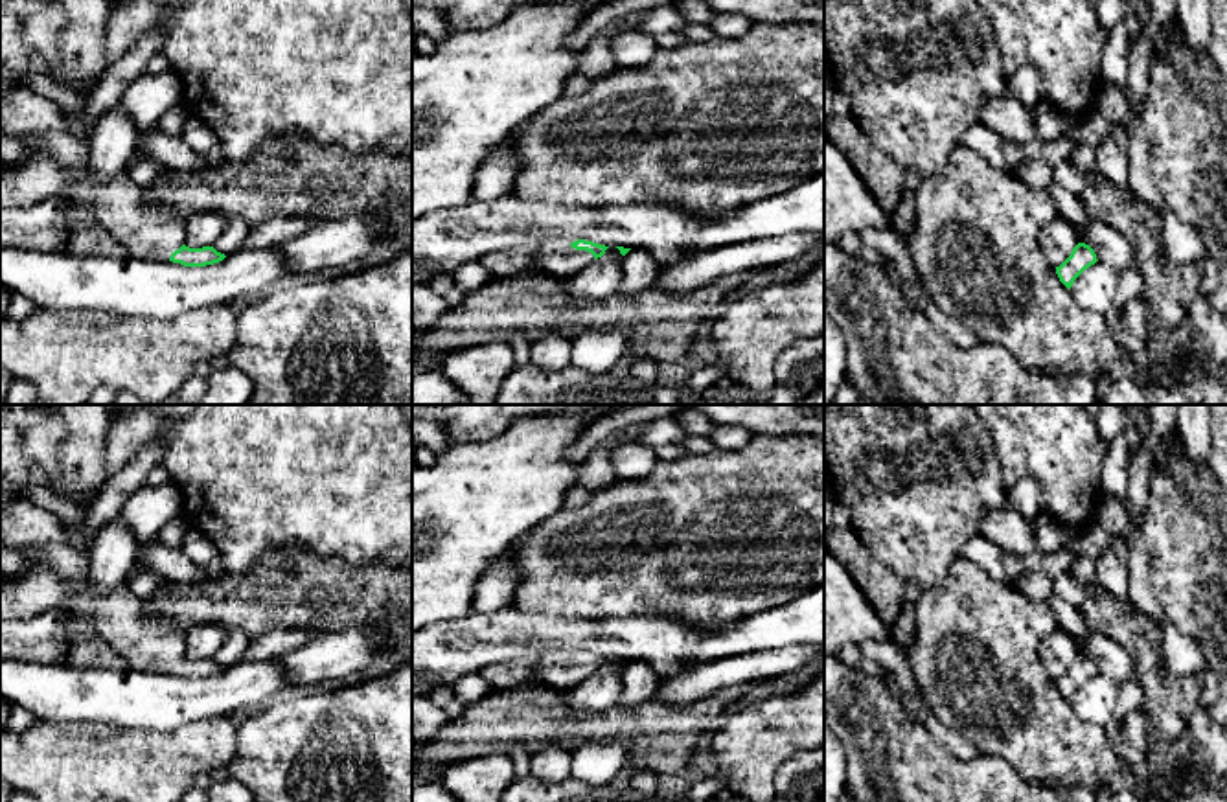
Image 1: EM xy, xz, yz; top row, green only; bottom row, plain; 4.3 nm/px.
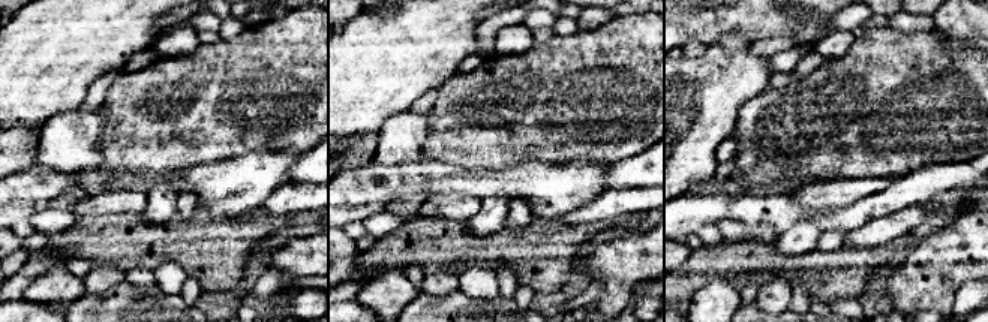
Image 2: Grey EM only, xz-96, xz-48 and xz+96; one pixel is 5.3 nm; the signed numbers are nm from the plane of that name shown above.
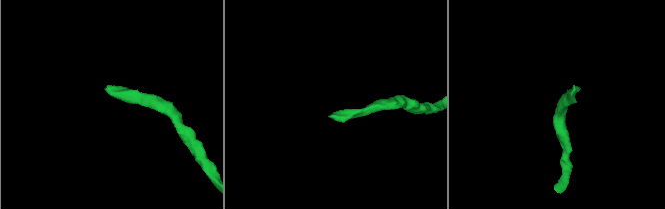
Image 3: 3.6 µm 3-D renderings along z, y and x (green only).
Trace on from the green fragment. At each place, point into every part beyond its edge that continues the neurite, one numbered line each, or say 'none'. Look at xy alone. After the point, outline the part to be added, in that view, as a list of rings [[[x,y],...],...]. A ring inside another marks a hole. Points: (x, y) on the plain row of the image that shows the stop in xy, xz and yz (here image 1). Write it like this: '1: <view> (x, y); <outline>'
1: xy (153, 644); [[[26,497],[0,500],[0,544],[39,554],[61,578],[64,587],[63,609],[90,607],[96,616],[97,635],[110,642],[132,670],[169,673],[171,666],[184,657],[186,633],[177,624],[153,618],[145,613],[145,602],[136,598],[127,583],[107,594],[99,594],[88,579],[88,557],[77,554],[64,537],[63,521]]]

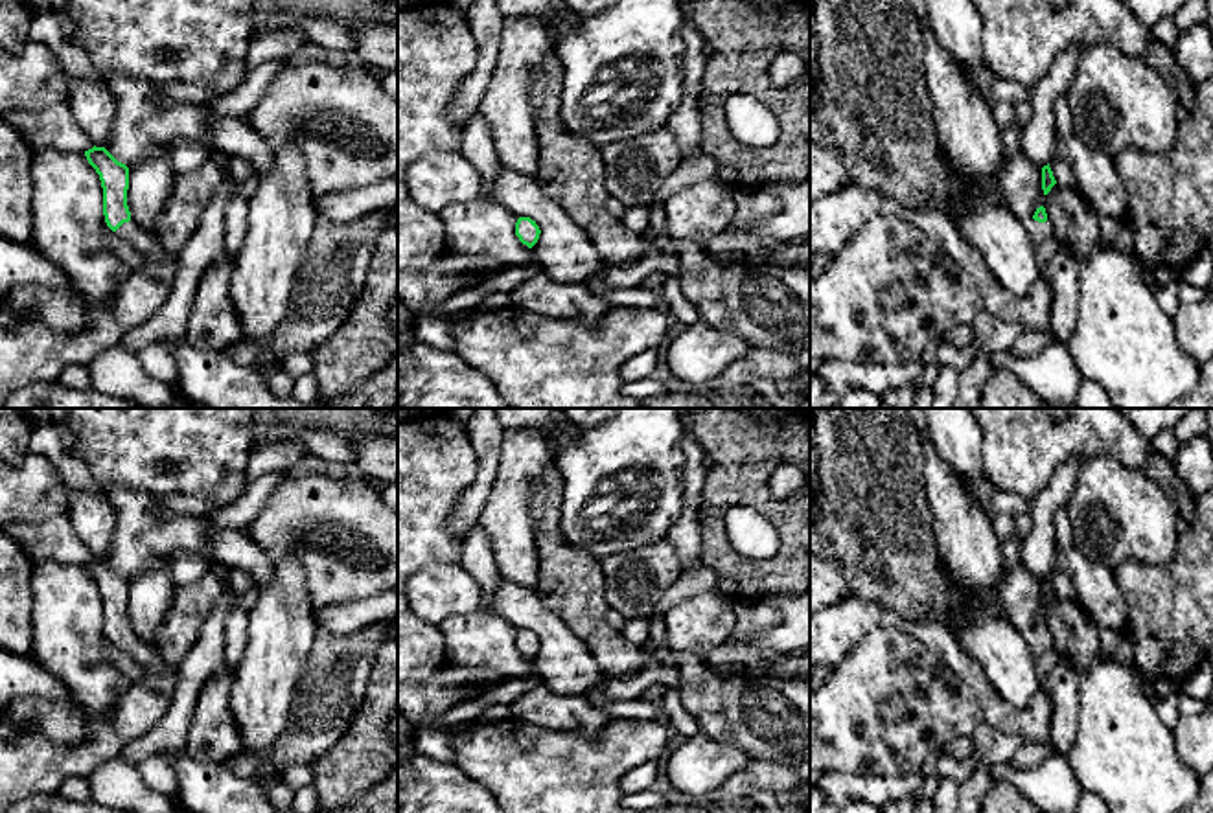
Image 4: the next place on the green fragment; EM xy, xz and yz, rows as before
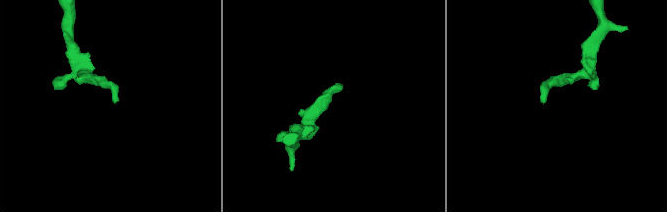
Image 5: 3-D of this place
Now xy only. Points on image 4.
1: xy (159, 675); [[[133,633],[123,635],[114,646],[144,666],[145,675],[142,684],[149,686],[164,699],[173,699],[179,682],[177,670],[160,658],[155,646],[140,642]]]

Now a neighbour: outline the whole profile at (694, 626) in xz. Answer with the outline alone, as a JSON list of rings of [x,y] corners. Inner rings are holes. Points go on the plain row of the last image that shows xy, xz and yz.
[[[720,589],[679,601],[664,614],[668,647],[683,655],[709,655],[733,635],[736,603]]]

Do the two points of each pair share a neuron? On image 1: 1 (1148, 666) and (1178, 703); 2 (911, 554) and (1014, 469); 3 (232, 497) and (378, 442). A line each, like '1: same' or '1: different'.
1: same
2: different
3: same

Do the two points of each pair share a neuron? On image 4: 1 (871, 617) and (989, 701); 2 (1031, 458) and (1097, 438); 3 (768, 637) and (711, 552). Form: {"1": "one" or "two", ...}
{"1": "one", "2": "one", "3": "two"}

